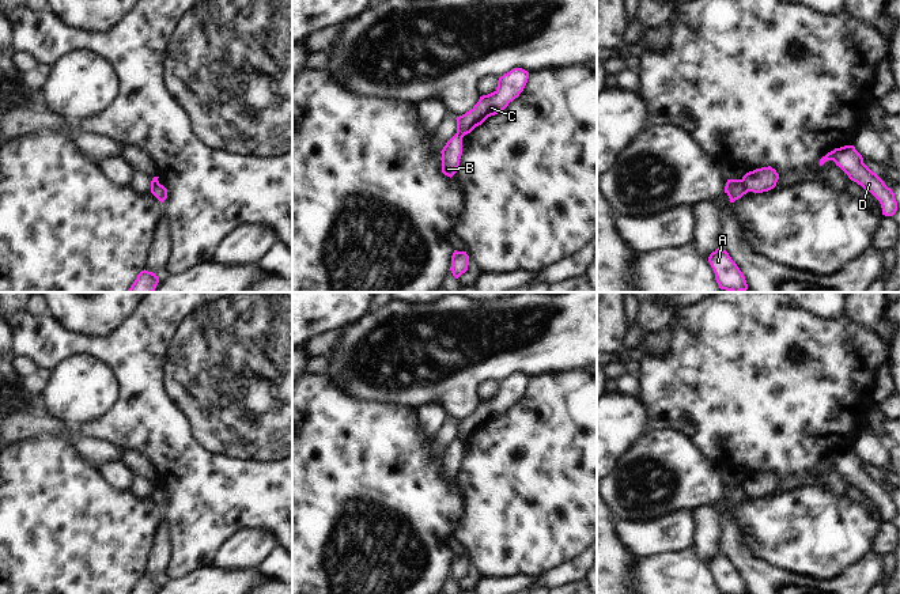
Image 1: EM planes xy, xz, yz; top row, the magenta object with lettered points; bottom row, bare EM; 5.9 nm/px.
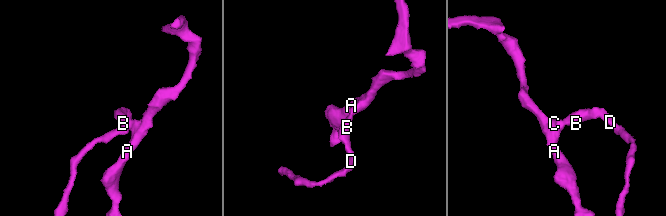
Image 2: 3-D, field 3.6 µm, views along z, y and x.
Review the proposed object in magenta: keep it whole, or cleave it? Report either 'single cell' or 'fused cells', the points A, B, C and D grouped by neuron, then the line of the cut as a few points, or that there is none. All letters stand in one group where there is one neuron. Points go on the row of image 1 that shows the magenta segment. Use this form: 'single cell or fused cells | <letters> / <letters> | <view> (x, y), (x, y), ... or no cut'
fused cells | A C / B D | yz (741, 180), (748, 190)

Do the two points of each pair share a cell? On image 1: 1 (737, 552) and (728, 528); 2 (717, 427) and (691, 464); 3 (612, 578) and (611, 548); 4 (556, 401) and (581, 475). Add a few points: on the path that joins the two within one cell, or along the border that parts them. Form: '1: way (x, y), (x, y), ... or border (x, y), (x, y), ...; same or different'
1: way (734, 547), (730, 533); same
2: border (674, 430), (683, 431), (721, 469); different
3: way (611, 571), (611, 555); same
4: way (563, 419), (573, 437), (573, 457); same

